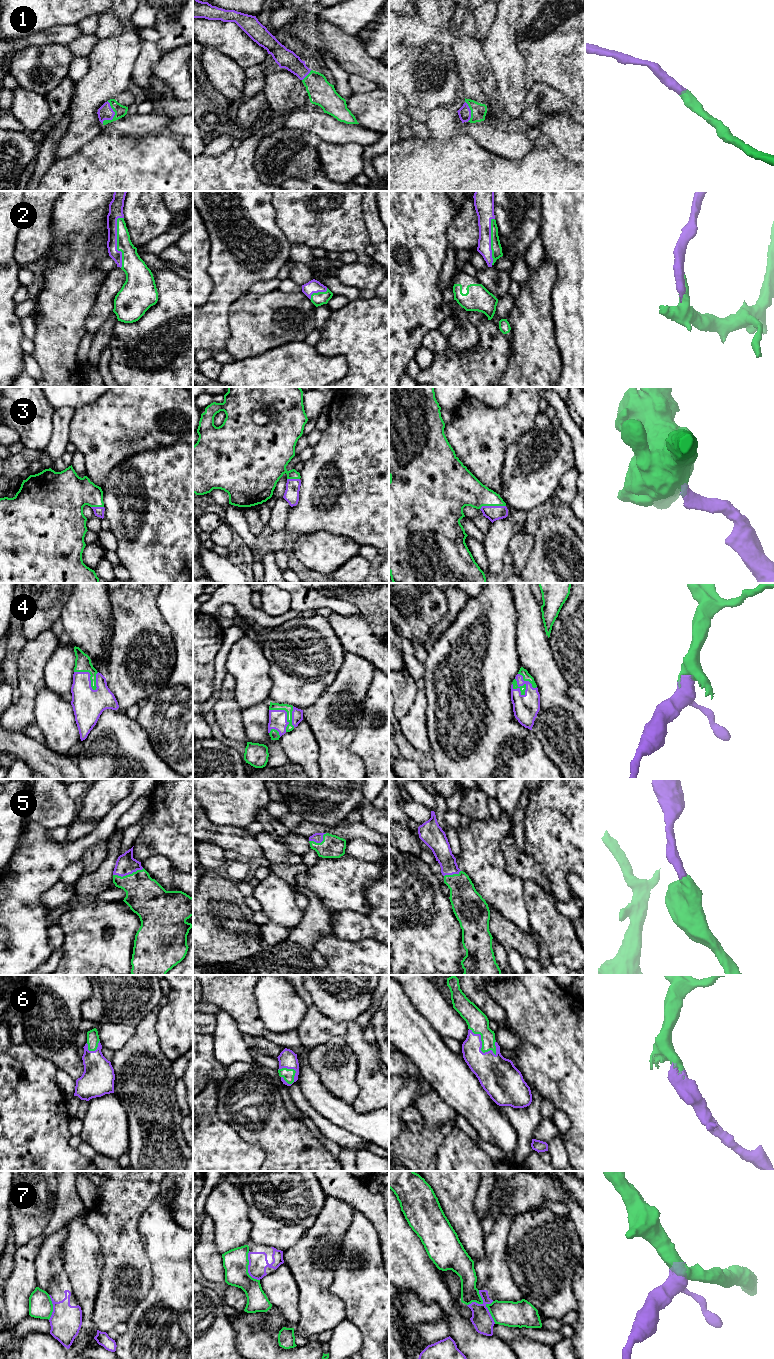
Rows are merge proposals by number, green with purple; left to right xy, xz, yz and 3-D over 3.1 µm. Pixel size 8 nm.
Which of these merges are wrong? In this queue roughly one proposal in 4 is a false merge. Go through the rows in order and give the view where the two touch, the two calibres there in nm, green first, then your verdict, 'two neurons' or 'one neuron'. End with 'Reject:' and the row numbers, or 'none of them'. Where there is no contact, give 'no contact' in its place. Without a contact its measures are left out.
1: meets green in xy; 100 nm thick on the green side, 120 nm on the other; one neuron
2: meets green in xy; 180 nm thick on the green side, 110 nm on the other; one neuron
3: meets green in yz; 260 nm thick on the green side, 120 nm on the other; one neuron
4: meets green in xy; 130 nm thick on the green side, 260 nm on the other; one neuron
5: meets green in xy; 300 nm thick on the green side, 160 nm on the other; one neuron
6: meets green in yz; 170 nm thick on the green side, 300 nm on the other; one neuron
7: meets green in xz; 200 nm thick on the green side, 150 nm on the other; two neurons
Reject: 7

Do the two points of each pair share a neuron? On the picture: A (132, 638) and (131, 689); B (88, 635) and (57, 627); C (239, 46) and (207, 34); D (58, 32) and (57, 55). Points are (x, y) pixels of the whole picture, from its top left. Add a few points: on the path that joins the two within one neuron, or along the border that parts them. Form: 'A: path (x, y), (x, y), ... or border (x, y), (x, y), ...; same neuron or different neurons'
A: path (132, 651), (131, 676); same neuron
B: border (60, 618), (65, 636); different neurons
C: path (231, 40), (226, 36), (215, 34); same neuron
D: border (35, 44), (61, 43), (67, 46); different neurons

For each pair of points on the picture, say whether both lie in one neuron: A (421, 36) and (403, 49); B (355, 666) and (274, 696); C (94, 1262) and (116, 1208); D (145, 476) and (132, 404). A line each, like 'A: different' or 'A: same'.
A: same
B: different
C: different
D: different

